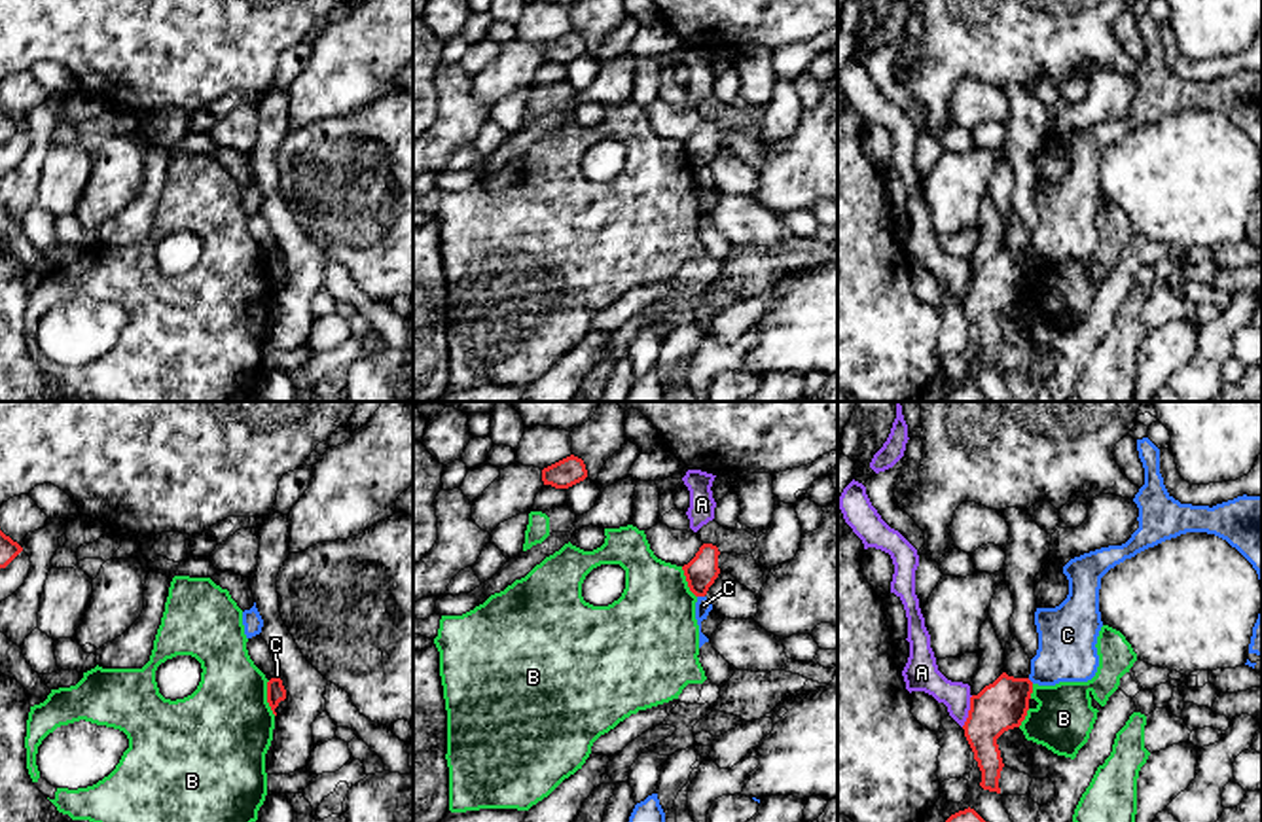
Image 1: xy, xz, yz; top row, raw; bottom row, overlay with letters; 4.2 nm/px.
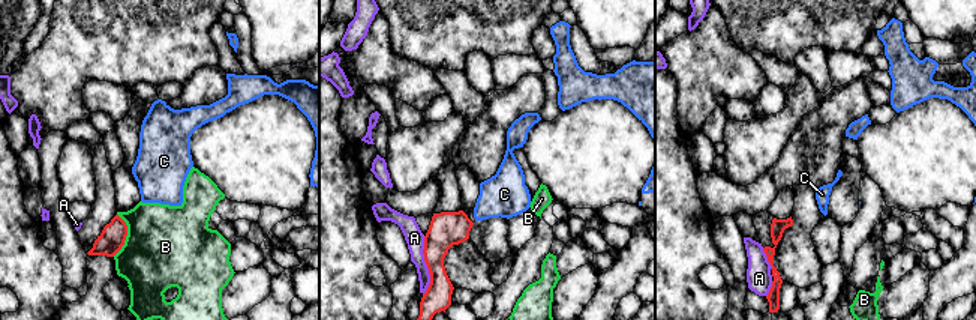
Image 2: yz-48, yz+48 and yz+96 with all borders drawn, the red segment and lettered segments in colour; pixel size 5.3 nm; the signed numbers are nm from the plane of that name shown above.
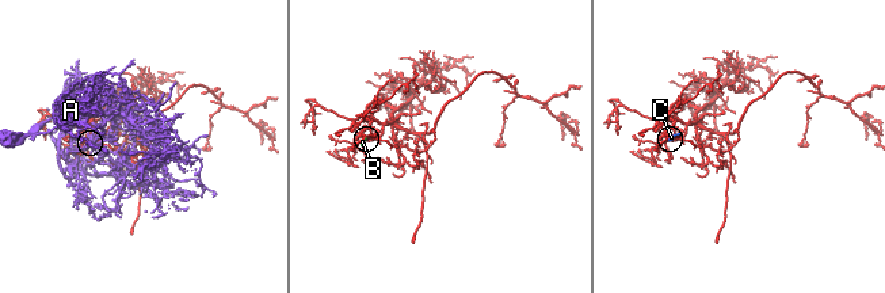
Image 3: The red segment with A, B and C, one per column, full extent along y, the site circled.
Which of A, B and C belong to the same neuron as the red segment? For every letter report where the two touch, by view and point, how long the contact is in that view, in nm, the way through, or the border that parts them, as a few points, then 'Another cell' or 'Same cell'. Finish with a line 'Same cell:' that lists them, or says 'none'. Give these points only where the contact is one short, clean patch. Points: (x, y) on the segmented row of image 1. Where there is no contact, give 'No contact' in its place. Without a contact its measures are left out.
A: Touches red at yz (969, 711). Shared border 140 nm. Boundary: yz (973, 696), (969, 716), (961, 726). Another cell
B: Touches red at xy (268, 697). Shared border 160 nm. Boundary: xy (268, 680), (268, 705), (275, 714). Another cell
C: Touches red at xz (702, 595). Shared border 30 nm. Boundary: xz (698, 595), (703, 597). Another cell
Same cell: none

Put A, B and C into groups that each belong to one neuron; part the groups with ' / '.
A / B / C

